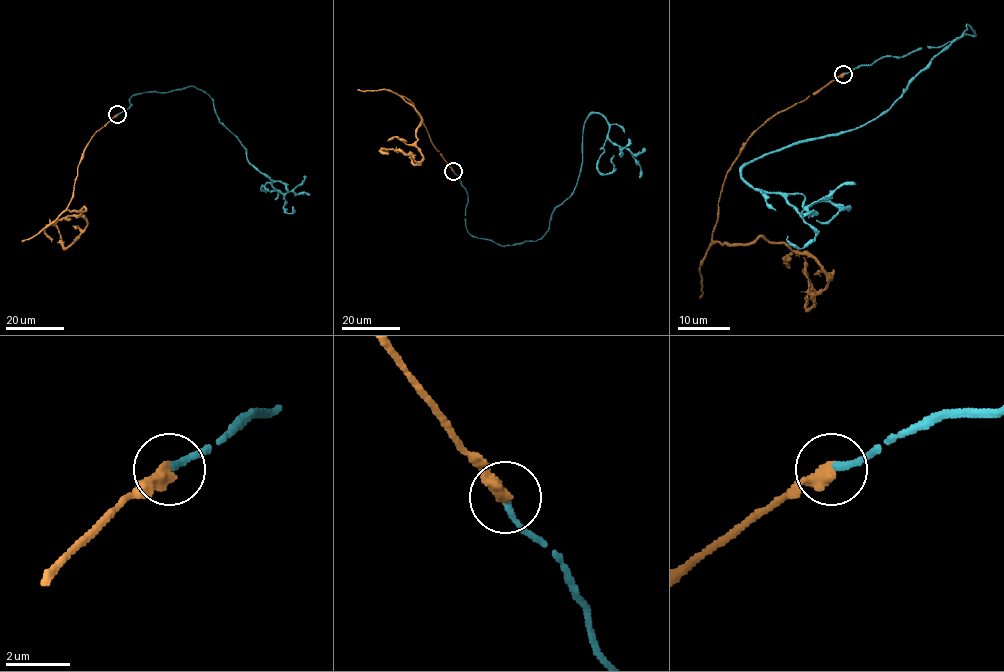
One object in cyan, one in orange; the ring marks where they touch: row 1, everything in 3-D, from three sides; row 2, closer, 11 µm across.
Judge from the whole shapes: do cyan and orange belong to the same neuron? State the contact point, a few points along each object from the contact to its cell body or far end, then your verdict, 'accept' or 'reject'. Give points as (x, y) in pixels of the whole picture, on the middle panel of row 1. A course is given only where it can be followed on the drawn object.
at (453, 171); cyan runs (453, 170), (470, 234), (519, 244), (539, 240), (574, 190), (591, 114), (608, 125), (602, 173), (614, 155); orange runs (453, 170), (405, 96), (422, 119), (416, 142), (423, 157), (416, 162), (401, 150), (388, 151); accept

